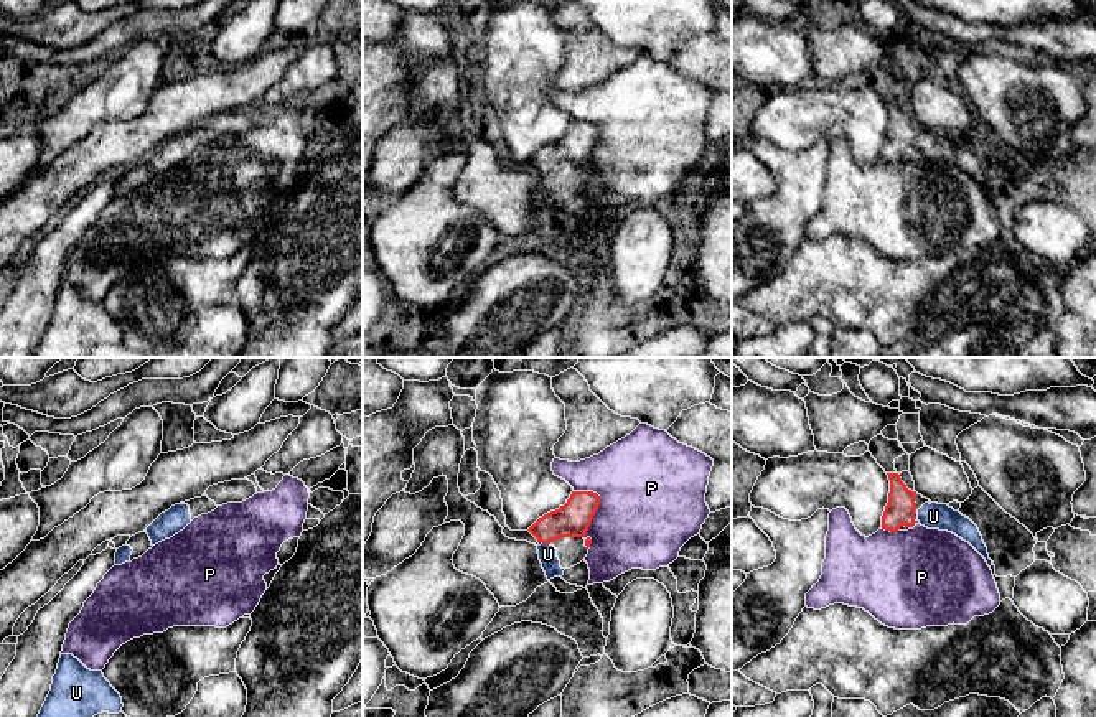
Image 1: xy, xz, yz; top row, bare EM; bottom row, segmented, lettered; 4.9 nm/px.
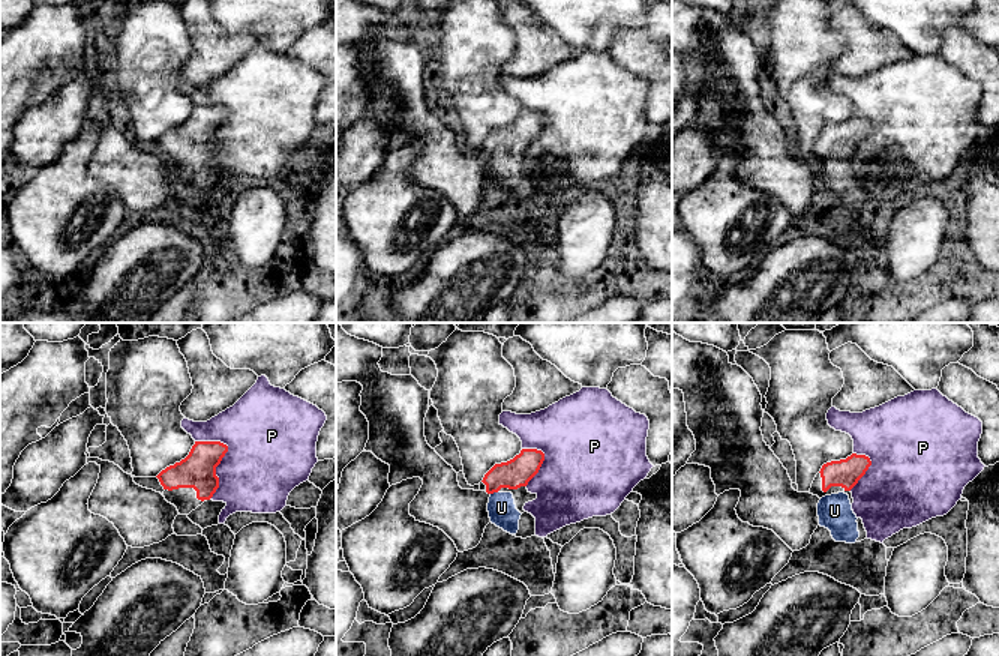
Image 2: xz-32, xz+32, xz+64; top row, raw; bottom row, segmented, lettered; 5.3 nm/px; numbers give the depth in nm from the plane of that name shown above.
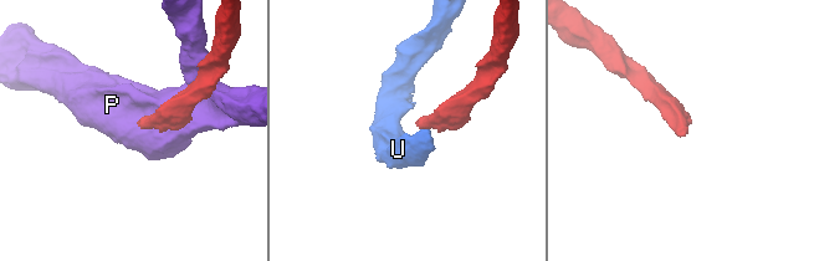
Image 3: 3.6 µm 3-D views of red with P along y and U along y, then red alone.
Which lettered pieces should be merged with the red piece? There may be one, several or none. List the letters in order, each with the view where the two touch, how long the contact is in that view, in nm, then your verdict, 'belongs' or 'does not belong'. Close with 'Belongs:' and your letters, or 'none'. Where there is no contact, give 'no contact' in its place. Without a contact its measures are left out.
P: xz | 300 nm | does not belong
U: xz | 40 nm | belongs
Belongs: U

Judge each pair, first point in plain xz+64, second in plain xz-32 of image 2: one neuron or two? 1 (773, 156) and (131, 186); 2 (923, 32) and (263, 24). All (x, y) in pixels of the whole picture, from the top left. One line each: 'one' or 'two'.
1: one
2: one

